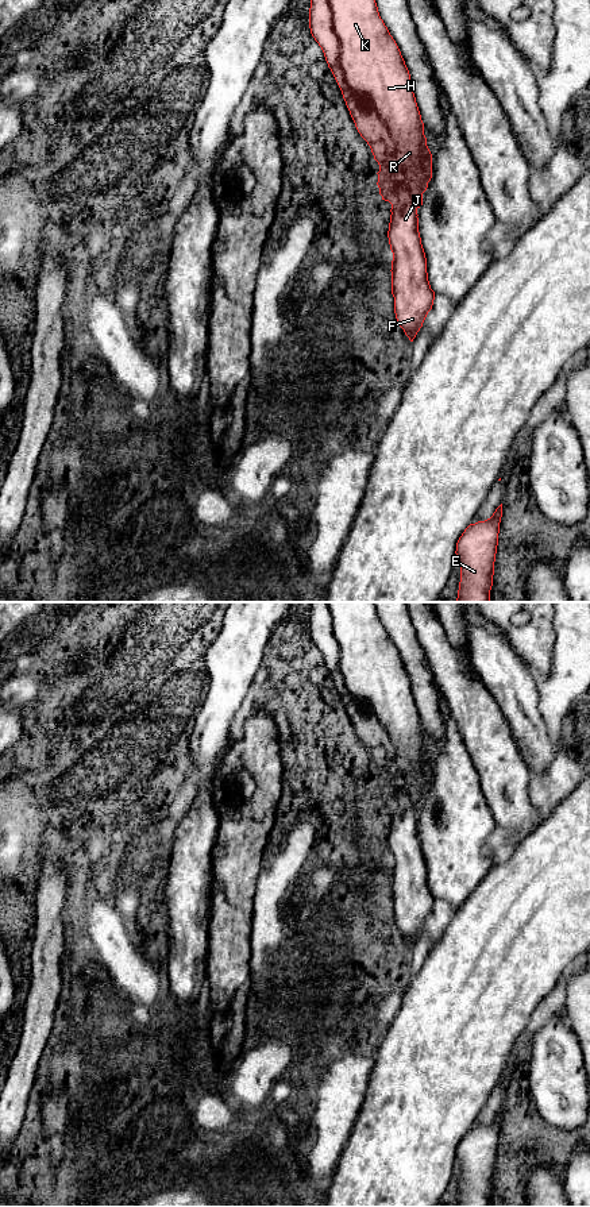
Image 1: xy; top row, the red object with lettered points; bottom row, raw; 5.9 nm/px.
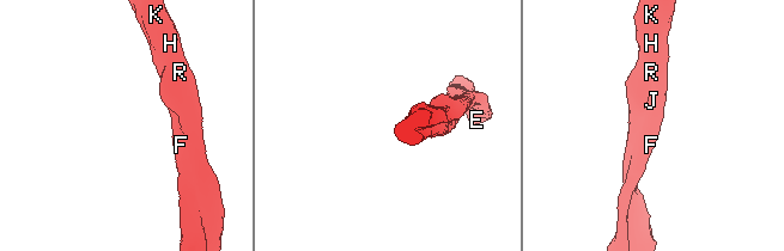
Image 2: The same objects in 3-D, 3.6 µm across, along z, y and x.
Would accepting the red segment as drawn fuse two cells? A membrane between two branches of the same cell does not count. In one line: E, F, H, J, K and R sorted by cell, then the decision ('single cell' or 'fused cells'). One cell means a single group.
E H K R / F J; fused cells

